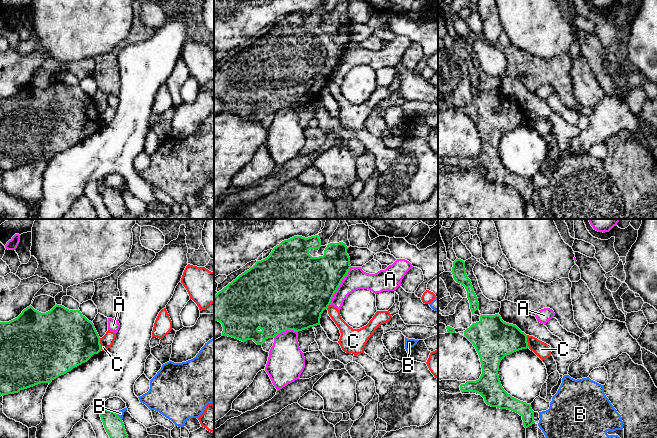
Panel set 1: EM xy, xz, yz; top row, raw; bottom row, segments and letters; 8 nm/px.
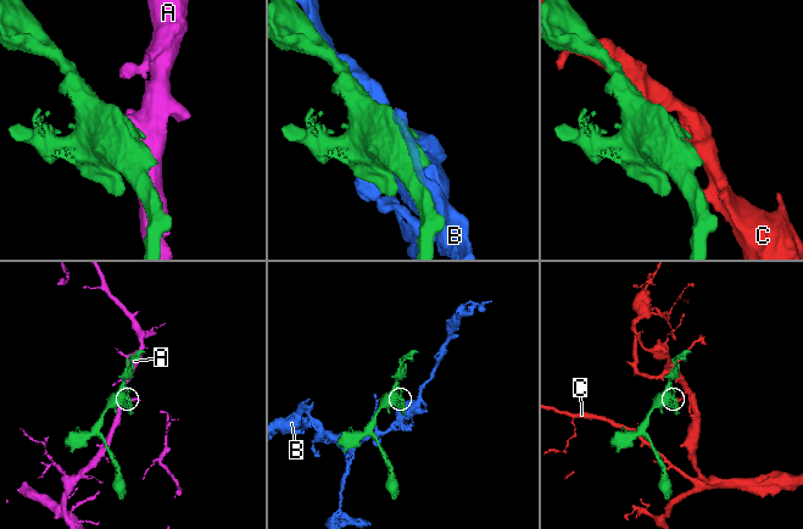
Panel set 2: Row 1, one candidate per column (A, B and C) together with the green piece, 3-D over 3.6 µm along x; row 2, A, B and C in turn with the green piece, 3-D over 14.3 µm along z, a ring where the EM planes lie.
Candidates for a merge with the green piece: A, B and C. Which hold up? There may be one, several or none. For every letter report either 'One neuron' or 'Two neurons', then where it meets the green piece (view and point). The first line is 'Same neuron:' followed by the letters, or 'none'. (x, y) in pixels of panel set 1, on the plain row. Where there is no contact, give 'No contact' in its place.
Same neuron: none
A: Two neurons. Touches green at xz (339, 61)
B: Two neurons. Touches green at xy (118, 192)
C: Two neurons. Touches green at yz (526, 117)

